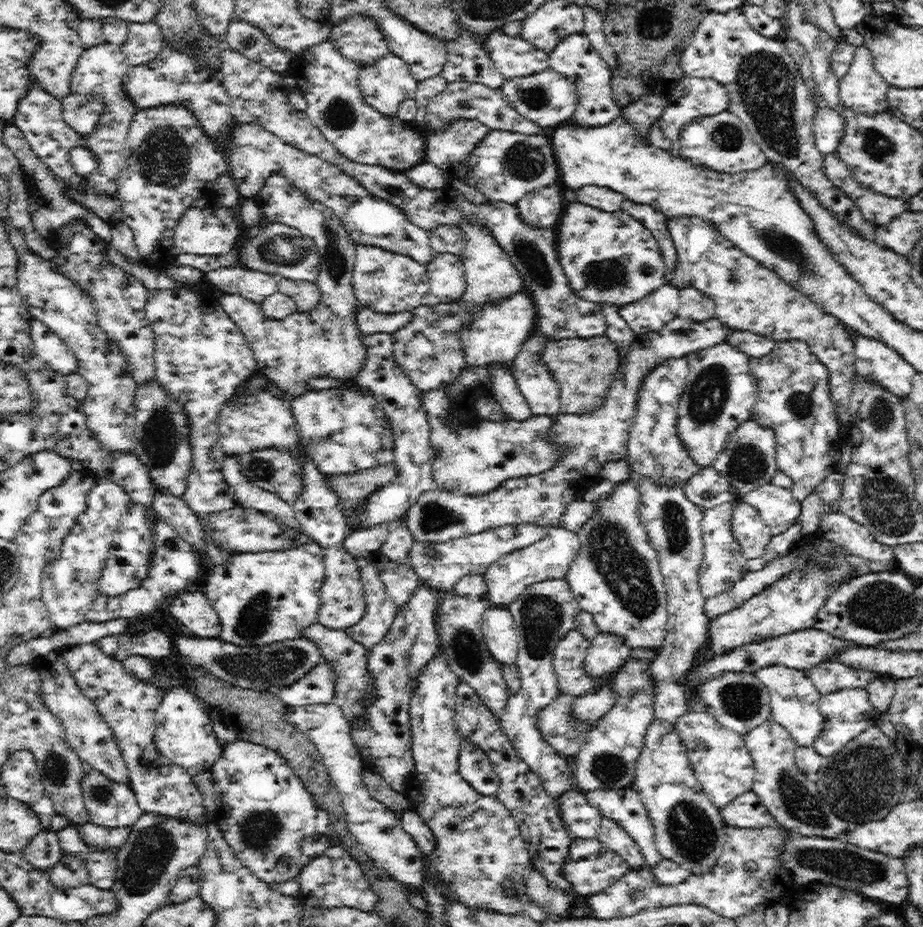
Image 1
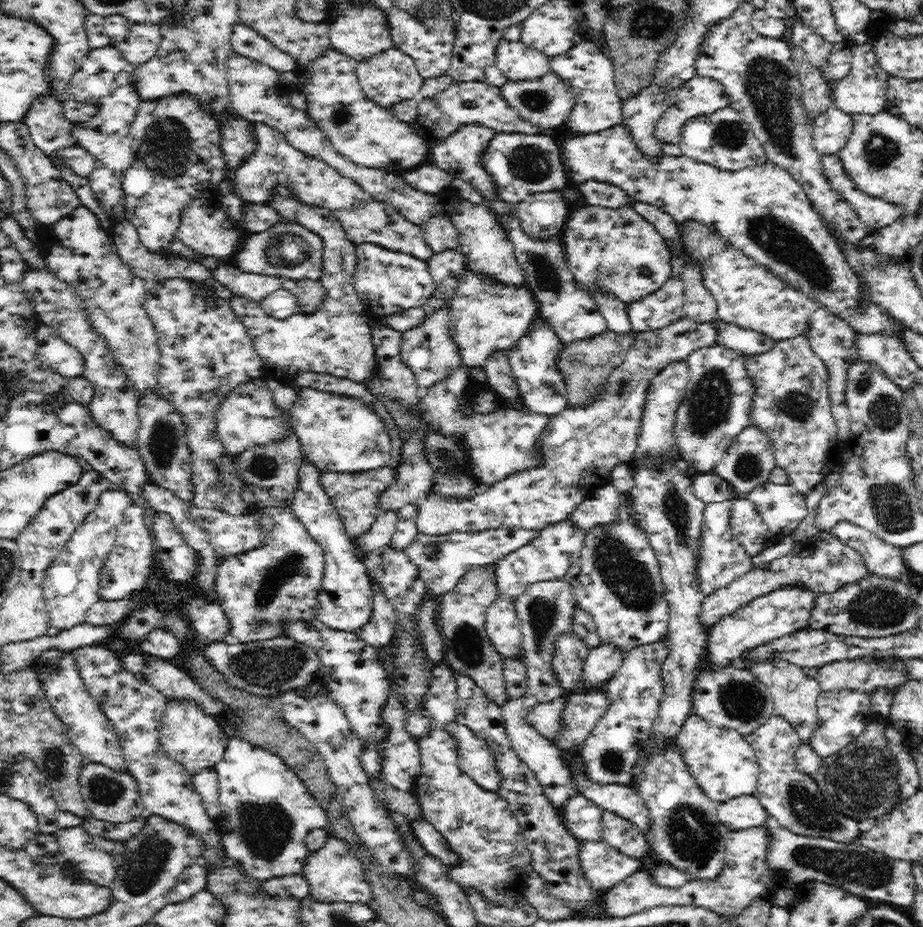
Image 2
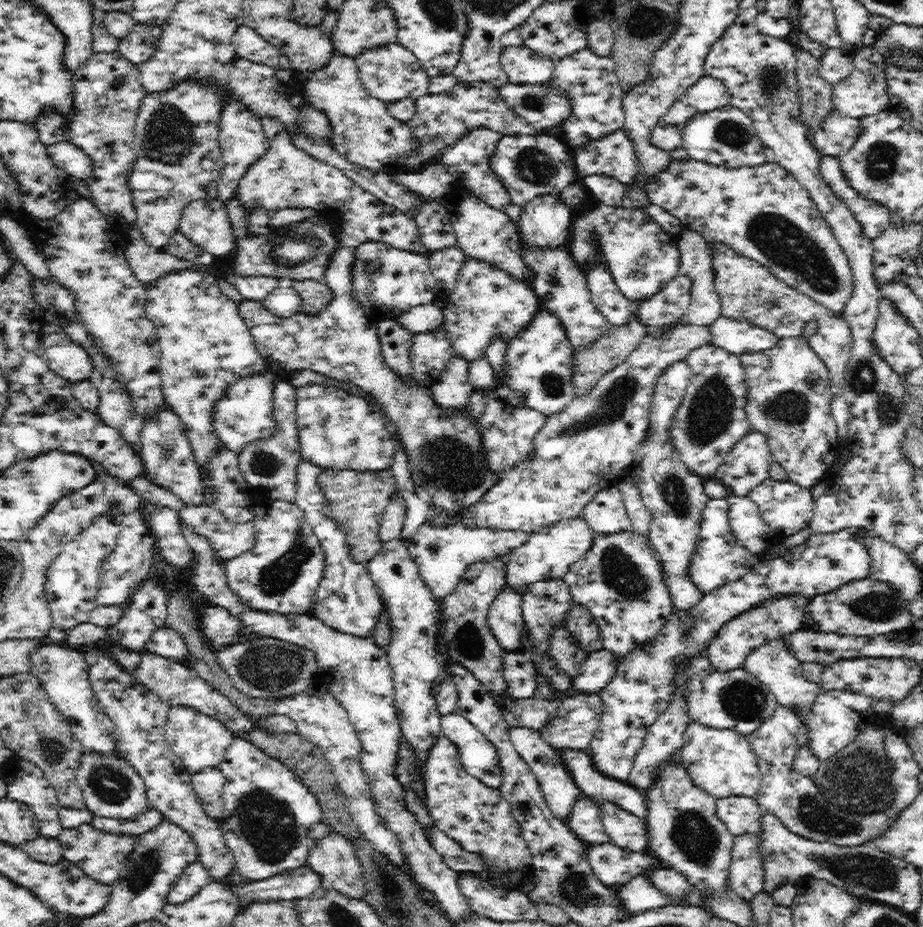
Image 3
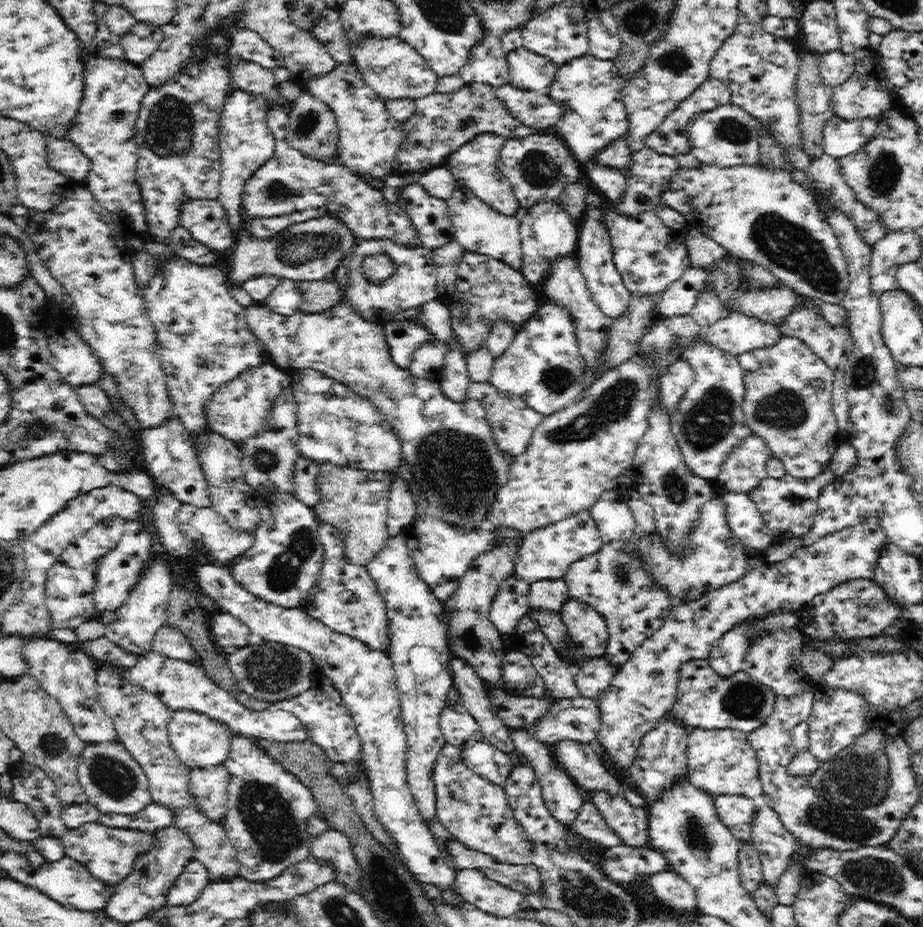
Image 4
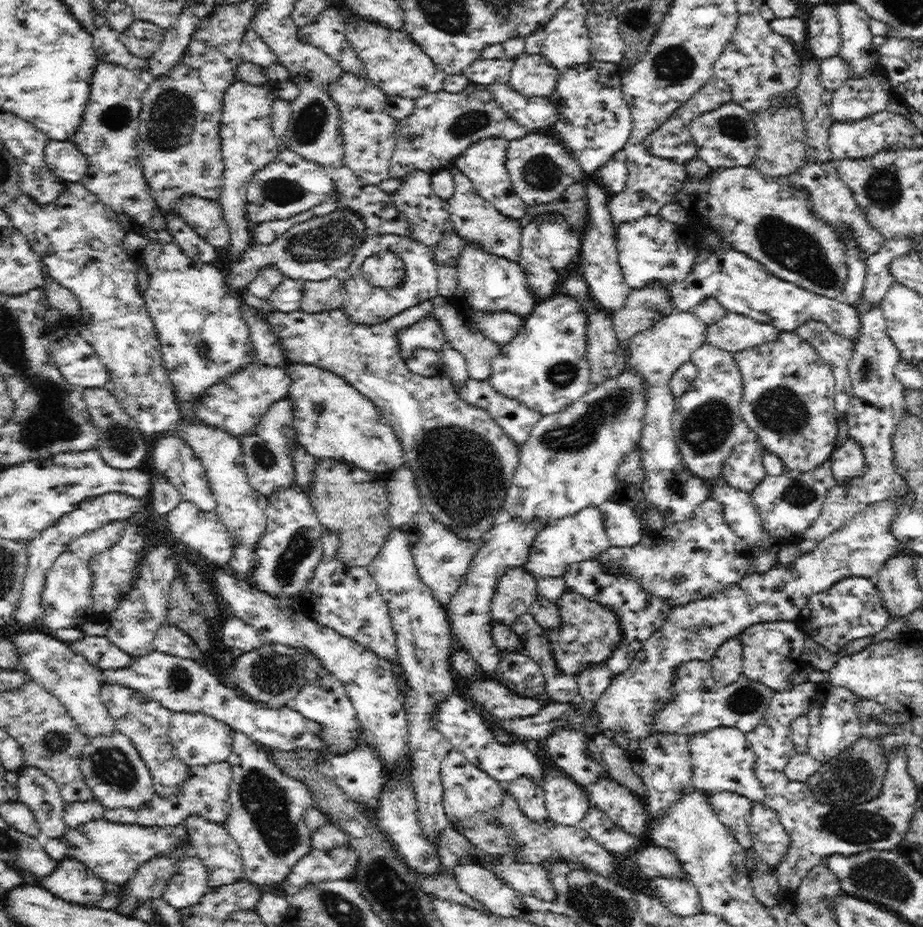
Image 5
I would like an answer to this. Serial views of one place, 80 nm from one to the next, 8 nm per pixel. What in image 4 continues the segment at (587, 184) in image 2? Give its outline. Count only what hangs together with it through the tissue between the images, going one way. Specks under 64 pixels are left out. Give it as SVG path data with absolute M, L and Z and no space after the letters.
M594 164L585 172L589 175L591 181L595 184L594 188L603 194L608 202L616 202L627 185L627 176L625 171L619 166L611 164Z

